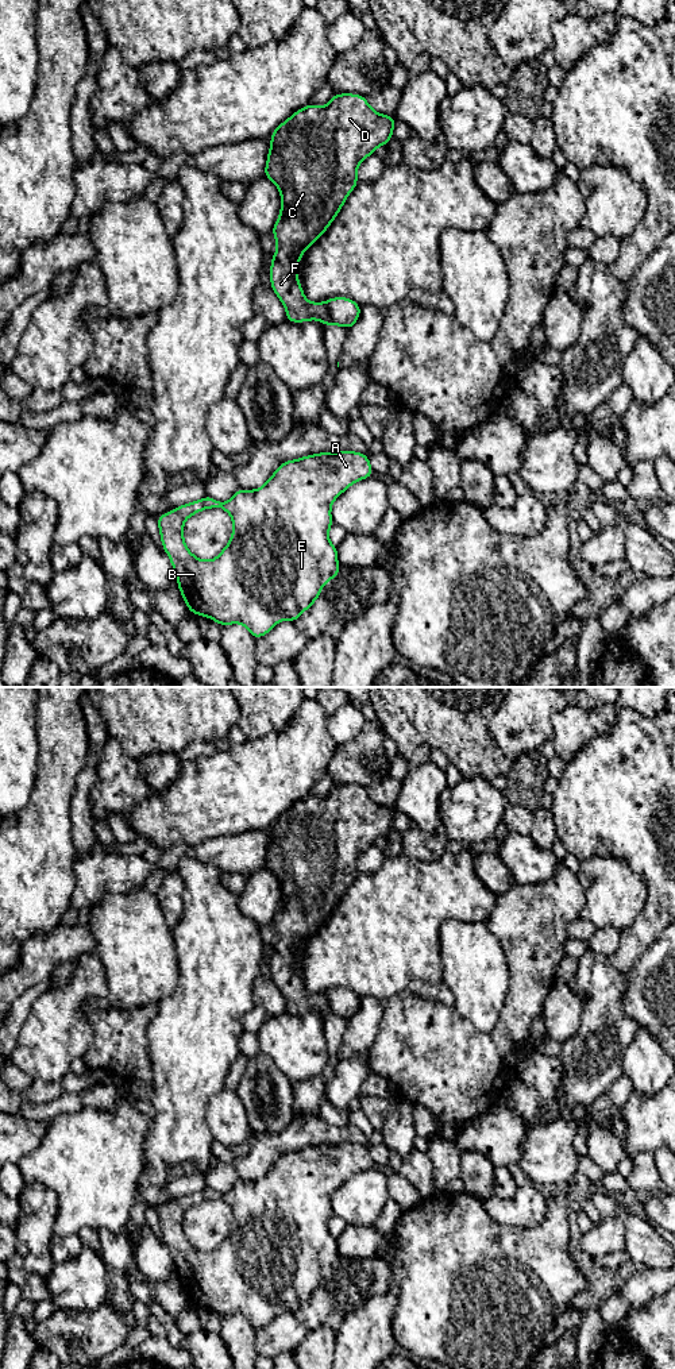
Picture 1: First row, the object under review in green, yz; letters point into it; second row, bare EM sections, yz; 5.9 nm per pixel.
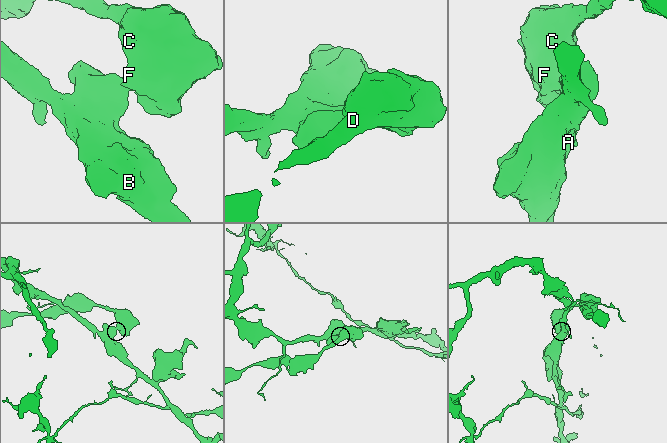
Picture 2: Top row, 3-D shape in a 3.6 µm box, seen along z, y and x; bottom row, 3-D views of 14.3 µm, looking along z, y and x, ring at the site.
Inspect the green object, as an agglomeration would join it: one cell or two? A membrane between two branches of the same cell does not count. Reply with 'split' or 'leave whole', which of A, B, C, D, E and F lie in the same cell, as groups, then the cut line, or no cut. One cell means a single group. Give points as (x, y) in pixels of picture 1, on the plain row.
split; A B E / C D F; cut in yz along (326, 994), (326, 1010), (323, 1014)

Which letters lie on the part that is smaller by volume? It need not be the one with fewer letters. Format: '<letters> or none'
C, D, F

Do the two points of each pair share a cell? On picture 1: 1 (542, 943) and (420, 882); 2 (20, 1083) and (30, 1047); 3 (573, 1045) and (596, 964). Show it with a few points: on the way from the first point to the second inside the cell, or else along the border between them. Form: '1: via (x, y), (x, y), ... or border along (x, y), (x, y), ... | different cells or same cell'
1: border along (497, 897), (496, 906), (486, 922) | different cells
2: border along (14, 1063), (33, 1080) | different cells
3: via (593, 1025), (596, 1022), (596, 984) | same cell

